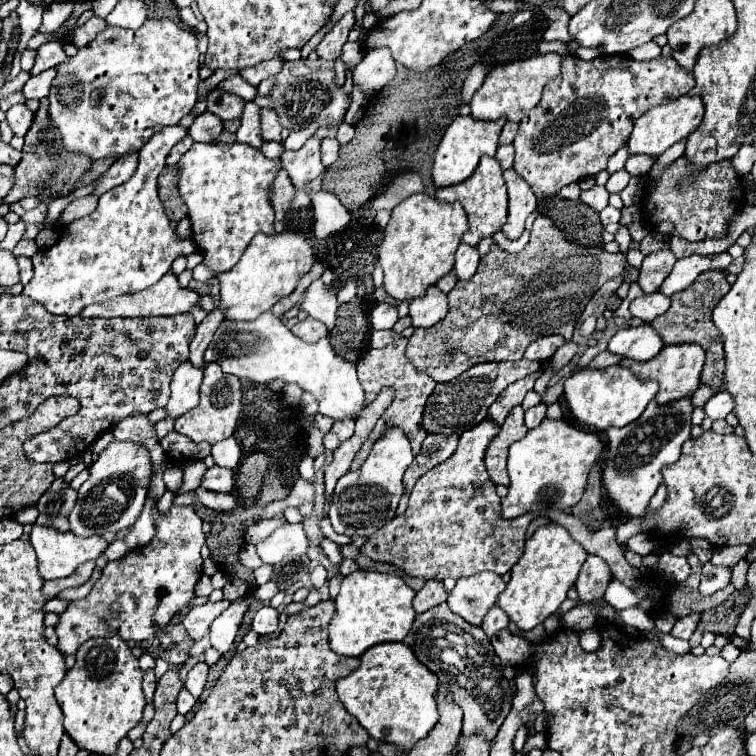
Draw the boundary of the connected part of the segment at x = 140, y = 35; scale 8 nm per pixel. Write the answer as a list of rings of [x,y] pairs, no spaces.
[[[167,18],[147,20],[137,30],[109,26],[89,48],[79,50],[77,56],[57,66],[57,76],[49,94],[49,114],[63,136],[63,146],[87,154],[93,160],[137,152],[155,132],[179,124],[179,120],[193,110],[199,84],[197,64],[199,50],[195,34],[179,28]]]

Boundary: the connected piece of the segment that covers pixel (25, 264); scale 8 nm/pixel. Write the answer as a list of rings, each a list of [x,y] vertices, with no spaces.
[[[19,256],[17,262],[19,262],[19,268],[21,268],[21,284],[27,284],[27,282],[31,280],[31,276],[33,276],[33,264],[31,264],[31,258]]]

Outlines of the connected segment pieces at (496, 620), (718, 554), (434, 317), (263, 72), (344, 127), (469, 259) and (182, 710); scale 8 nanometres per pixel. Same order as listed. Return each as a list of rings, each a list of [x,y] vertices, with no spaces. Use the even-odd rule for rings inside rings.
[[[493,606],[493,608],[485,614],[481,628],[483,628],[483,630],[485,630],[485,634],[491,638],[495,632],[499,632],[499,630],[507,628],[507,624],[509,624],[509,616],[507,616],[501,608]]]
[[[749,546],[719,548],[719,550],[715,550],[715,554],[713,554],[711,562],[713,562],[713,564],[717,564],[717,566],[727,566],[727,568],[731,568],[731,566],[735,566],[741,558],[745,558],[745,556],[747,556],[747,550],[749,550]]]
[[[431,286],[427,290],[427,296],[415,298],[409,308],[409,316],[413,320],[415,328],[431,328],[435,326],[445,314],[449,312],[447,294],[443,294],[439,288]]]
[[[273,58],[273,60],[267,60],[267,62],[255,64],[253,68],[245,68],[245,70],[241,70],[241,76],[245,76],[245,80],[249,80],[249,84],[259,86],[265,78],[279,74],[281,68],[283,68],[283,64],[285,64],[283,58]]]
[[[343,122],[338,127],[336,138],[338,142],[342,145],[346,144],[347,142],[350,142],[353,139],[354,134],[355,134],[354,126],[351,126]]]
[[[461,244],[457,248],[457,254],[455,254],[455,272],[459,276],[459,280],[469,280],[477,266],[479,266],[479,250],[477,246],[469,246],[469,244]]]
[[[181,690],[181,692],[179,692],[179,698],[177,698],[179,714],[183,714],[183,716],[185,716],[185,714],[195,706],[195,702],[197,702],[197,700],[195,700],[187,690]]]

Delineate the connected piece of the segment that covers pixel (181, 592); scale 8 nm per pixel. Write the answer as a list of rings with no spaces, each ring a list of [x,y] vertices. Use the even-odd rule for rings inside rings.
[[[173,506],[165,518],[155,512],[157,534],[151,544],[129,552],[125,558],[107,562],[101,578],[93,584],[89,596],[69,602],[67,610],[59,616],[57,636],[59,652],[75,654],[77,648],[89,638],[117,634],[123,640],[143,642],[155,634],[175,614],[189,610],[195,598],[195,584],[201,578],[201,546],[205,544],[203,520],[197,516],[195,506]]]

